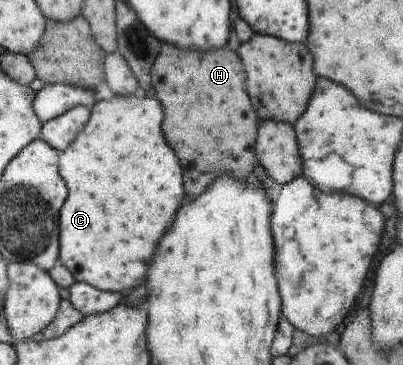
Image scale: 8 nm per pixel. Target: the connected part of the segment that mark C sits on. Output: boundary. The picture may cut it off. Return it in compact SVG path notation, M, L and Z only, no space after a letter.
M115 94L110 99L96 101L91 111L92 117L88 118L76 141L61 153L60 168L62 179L66 179L68 199L60 209L59 261L76 281L121 293L146 279L146 265L156 251L154 247L172 227L182 207L182 167L160 133L164 113L156 99Z

